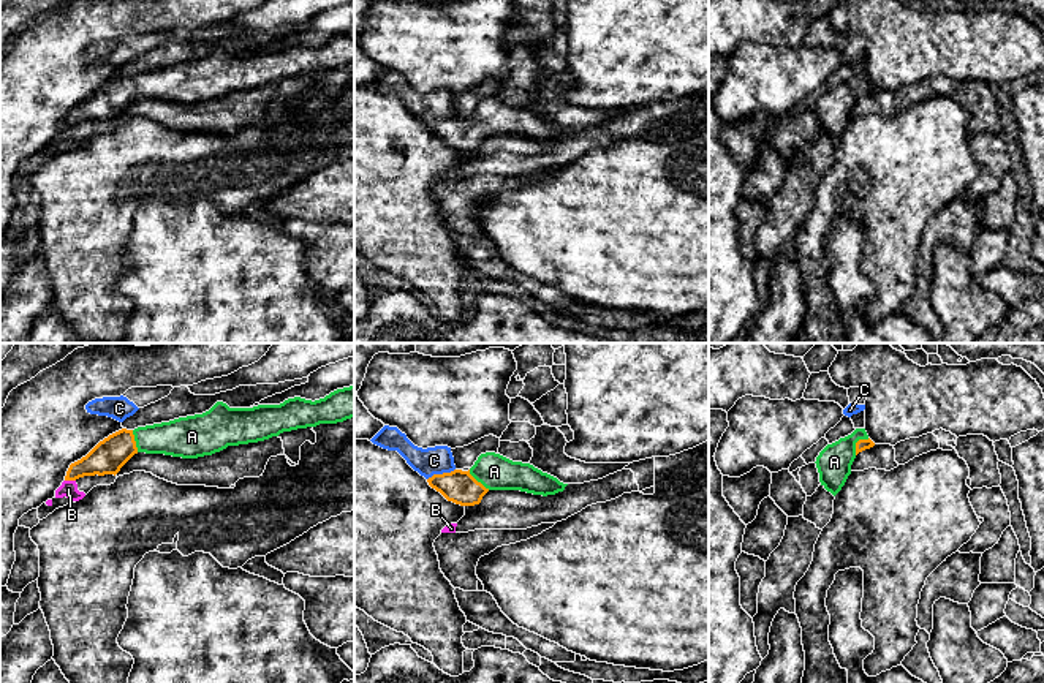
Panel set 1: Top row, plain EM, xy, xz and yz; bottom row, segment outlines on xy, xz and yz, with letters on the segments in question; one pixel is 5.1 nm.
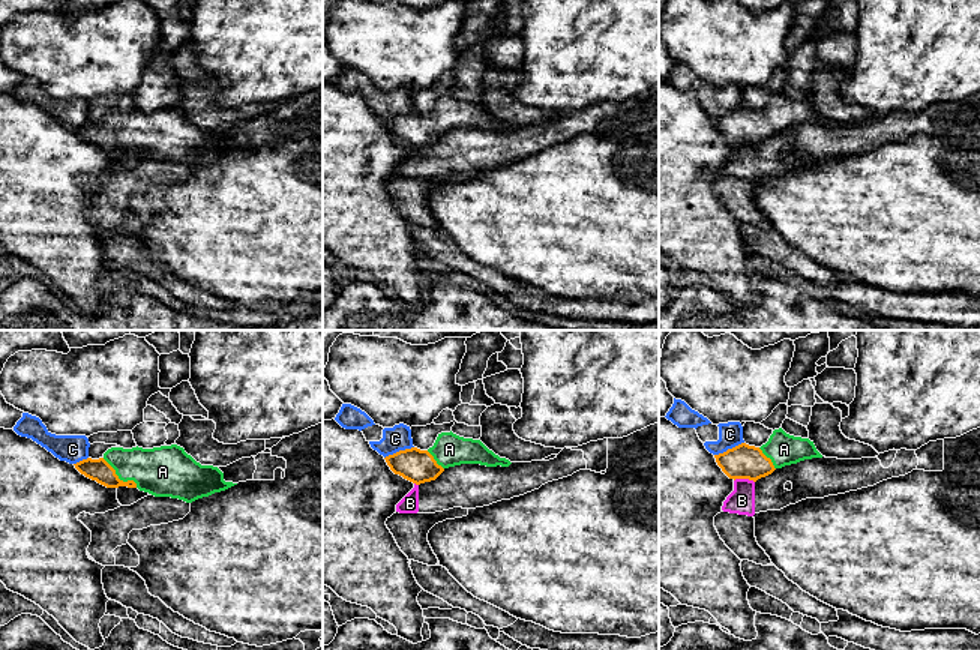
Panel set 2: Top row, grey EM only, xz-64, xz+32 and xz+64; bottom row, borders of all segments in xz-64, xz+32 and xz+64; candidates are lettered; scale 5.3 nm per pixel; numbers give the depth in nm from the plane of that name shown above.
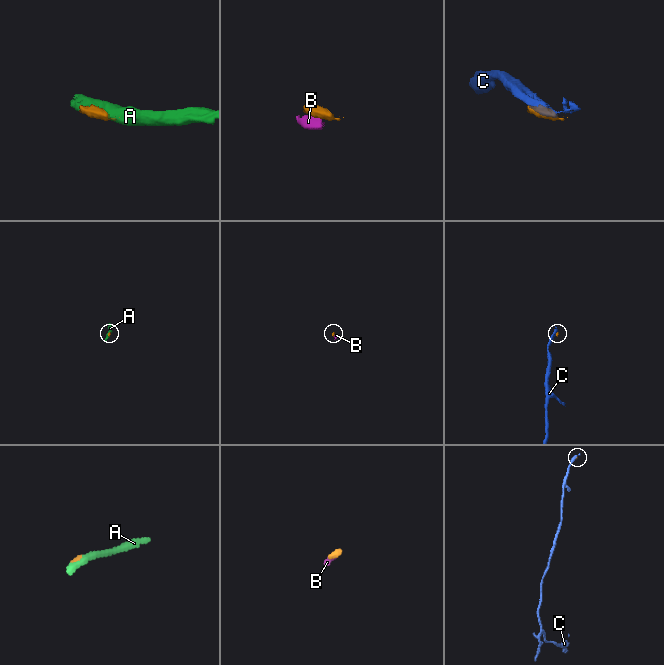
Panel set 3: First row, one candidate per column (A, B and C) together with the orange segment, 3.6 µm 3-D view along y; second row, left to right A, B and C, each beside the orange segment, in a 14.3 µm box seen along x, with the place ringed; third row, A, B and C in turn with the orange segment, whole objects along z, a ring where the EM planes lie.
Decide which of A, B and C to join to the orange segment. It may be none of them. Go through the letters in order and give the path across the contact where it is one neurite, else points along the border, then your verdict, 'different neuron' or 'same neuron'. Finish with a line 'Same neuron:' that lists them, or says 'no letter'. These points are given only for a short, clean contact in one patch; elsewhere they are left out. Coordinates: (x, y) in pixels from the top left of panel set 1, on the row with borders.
A: same neuron
B: border along xy (65, 479), (75, 481); different neuron
C: border along xz (454, 468), (445, 473), (434, 473), (427, 479); different neuron
Same neuron: A

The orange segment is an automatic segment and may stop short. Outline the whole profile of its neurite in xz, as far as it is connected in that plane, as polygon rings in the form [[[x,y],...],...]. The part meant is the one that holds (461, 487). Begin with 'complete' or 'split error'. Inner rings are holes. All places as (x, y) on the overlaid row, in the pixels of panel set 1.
split error; [[[495,452],[481,454],[468,471],[433,474],[427,482],[448,501],[460,506],[479,504],[489,490],[520,490],[547,496],[568,485],[530,463],[513,462]]]

